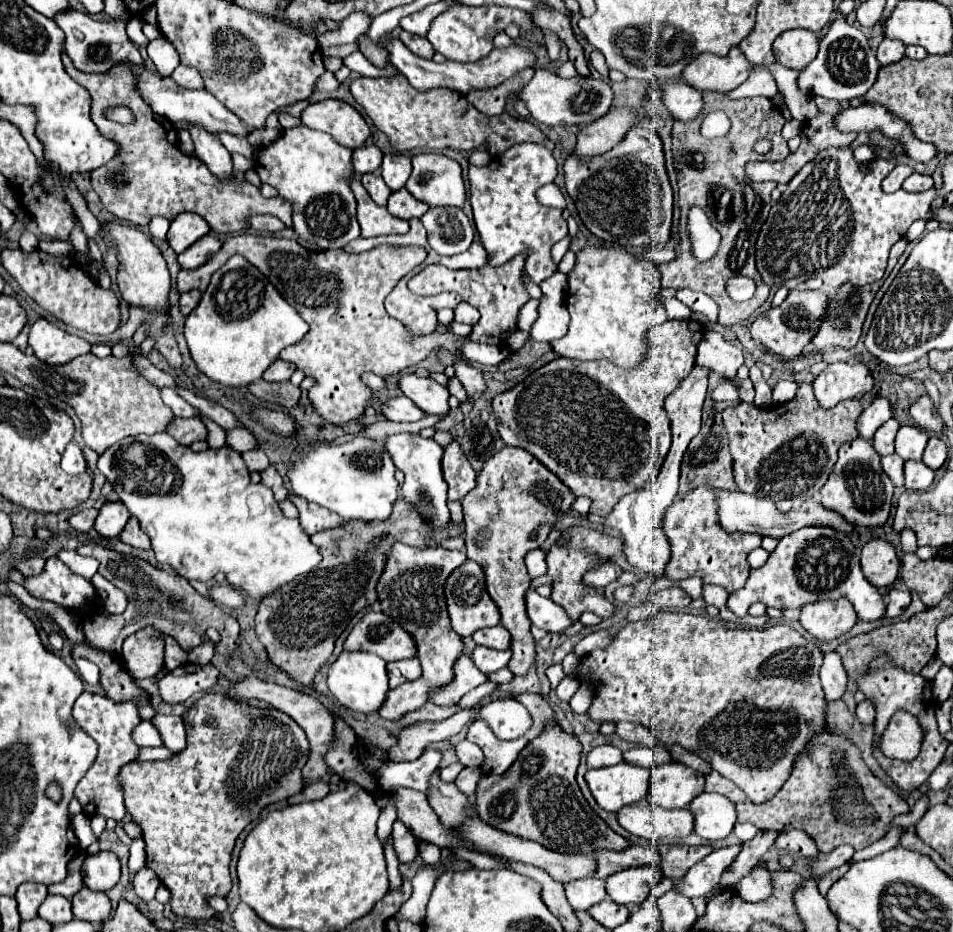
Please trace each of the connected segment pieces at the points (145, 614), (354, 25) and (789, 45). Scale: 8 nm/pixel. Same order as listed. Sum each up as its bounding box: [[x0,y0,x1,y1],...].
[[76,546,240,656],[317,14,372,46],[774,30,818,70]]

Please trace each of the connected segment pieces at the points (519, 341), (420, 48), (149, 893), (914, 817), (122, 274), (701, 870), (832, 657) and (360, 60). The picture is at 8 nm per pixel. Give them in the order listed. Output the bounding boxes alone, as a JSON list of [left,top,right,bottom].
[[506,330,529,351],[400,32,434,58],[134,866,160,902],[891,796,927,826],[104,224,172,312],[676,844,740,898],[820,652,848,700],[344,52,398,76]]

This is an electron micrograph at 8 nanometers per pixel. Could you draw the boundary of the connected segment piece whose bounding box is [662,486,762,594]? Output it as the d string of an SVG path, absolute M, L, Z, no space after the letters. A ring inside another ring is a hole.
M700 486L686 496L678 496L672 508L668 508L668 512L664 514L662 528L672 548L670 562L666 564L666 570L664 570L670 580L680 582L680 580L698 576L702 578L704 584L722 586L730 594L740 590L746 584L750 574L750 564L746 556L754 548L758 548L762 542L762 536L758 534L724 532L718 524L712 488L706 488L706 486Z

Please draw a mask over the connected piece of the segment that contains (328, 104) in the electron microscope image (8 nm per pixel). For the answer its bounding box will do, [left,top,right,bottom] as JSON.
[300,100,370,150]

